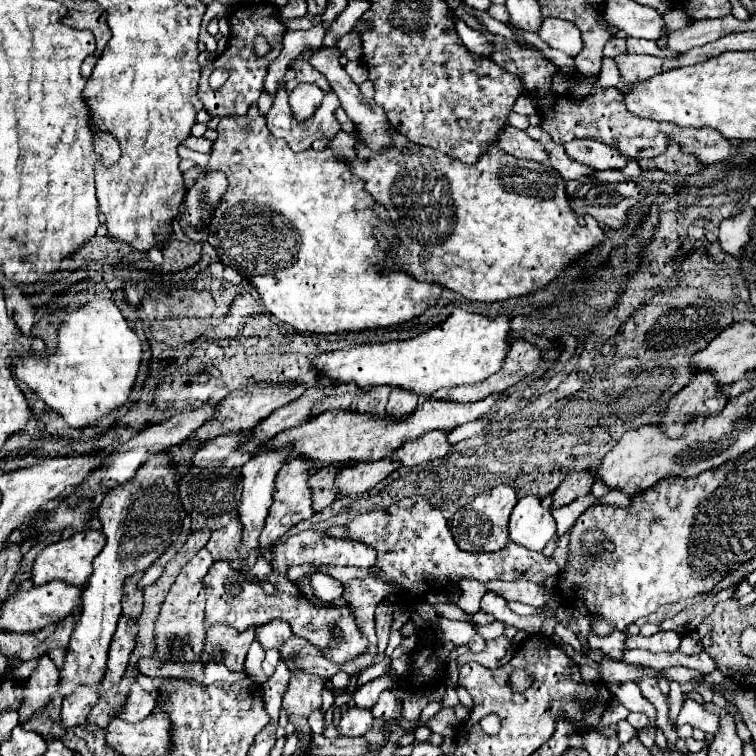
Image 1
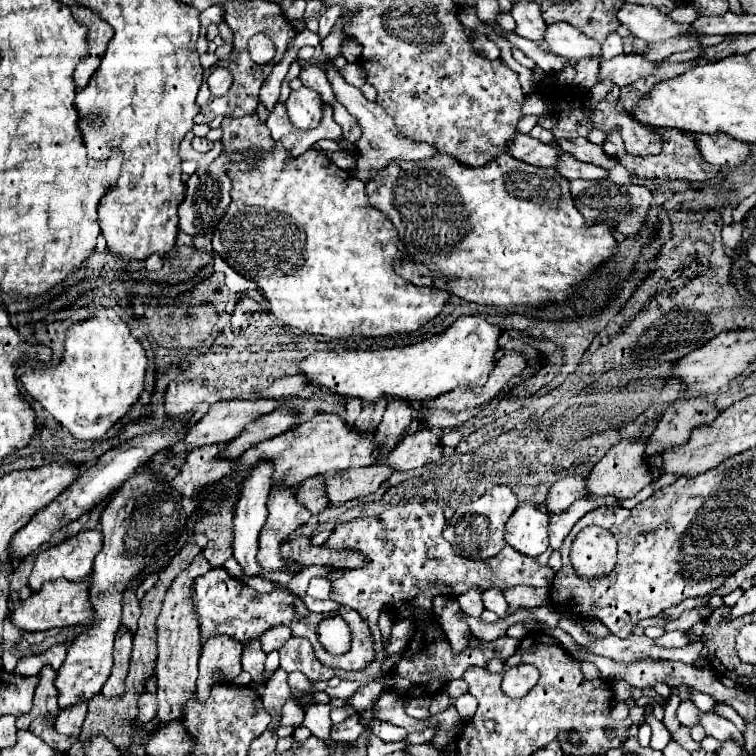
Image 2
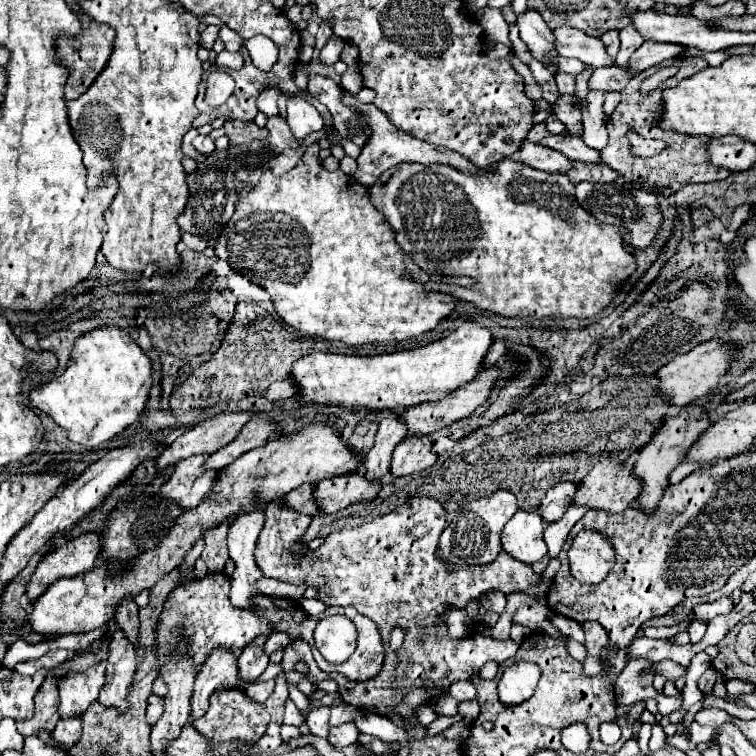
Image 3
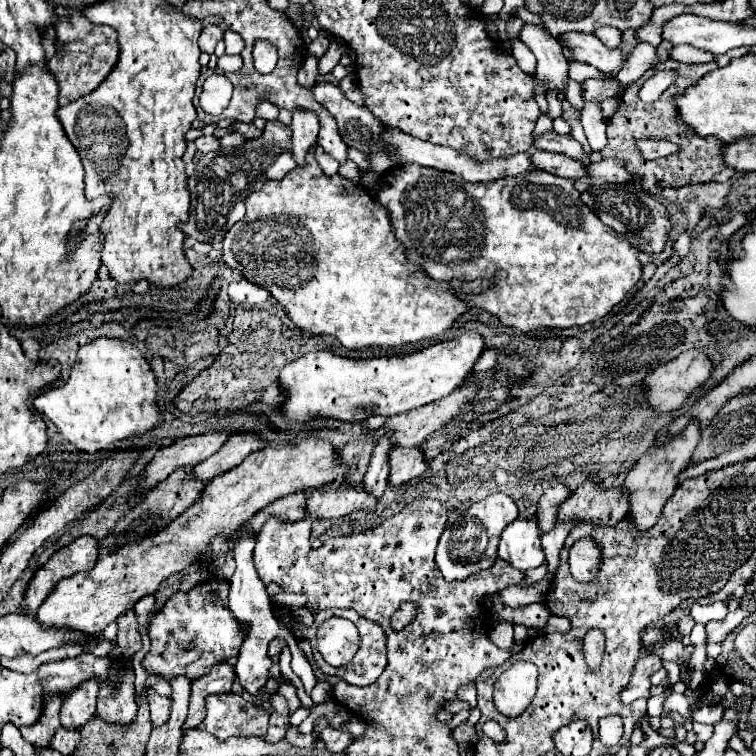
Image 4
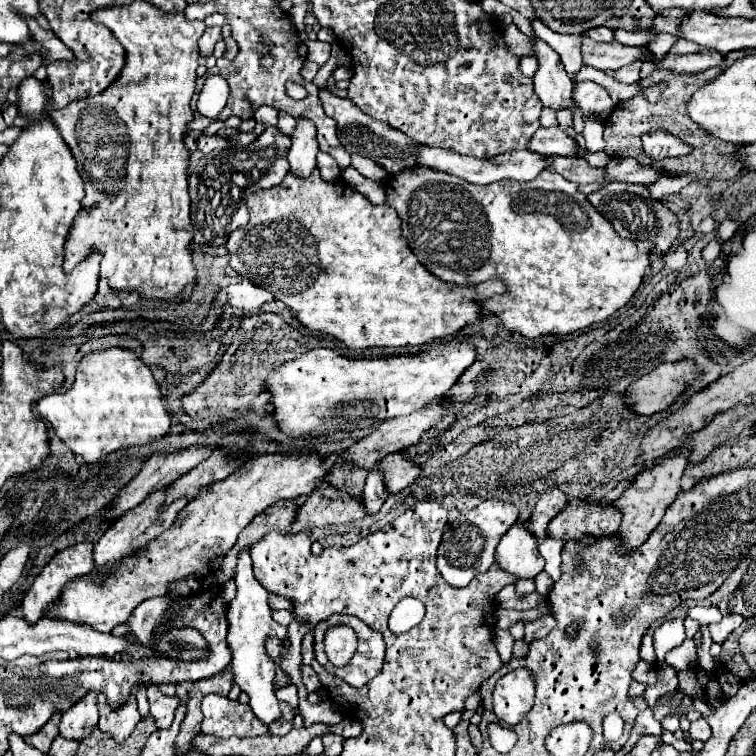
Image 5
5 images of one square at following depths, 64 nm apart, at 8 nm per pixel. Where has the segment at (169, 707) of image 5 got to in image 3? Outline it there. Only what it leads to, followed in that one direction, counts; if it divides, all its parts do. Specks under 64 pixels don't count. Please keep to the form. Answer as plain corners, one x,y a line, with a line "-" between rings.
148,696
148,706
146,706
146,720
148,724
154,724
162,714
162,698
160,696

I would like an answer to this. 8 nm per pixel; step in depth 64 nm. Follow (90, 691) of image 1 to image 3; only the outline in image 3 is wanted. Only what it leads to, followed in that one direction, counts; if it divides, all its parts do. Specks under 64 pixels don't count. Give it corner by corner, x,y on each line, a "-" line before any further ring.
72,716
72,720
60,718
54,732
52,732
54,740
66,748
76,744
80,740
80,734
82,734
82,716

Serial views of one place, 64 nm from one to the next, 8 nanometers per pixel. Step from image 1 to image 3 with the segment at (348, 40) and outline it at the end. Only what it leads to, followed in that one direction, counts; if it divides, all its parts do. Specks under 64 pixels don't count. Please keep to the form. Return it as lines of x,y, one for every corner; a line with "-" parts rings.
346,44
340,56
348,66
356,66
358,64
358,46
356,44

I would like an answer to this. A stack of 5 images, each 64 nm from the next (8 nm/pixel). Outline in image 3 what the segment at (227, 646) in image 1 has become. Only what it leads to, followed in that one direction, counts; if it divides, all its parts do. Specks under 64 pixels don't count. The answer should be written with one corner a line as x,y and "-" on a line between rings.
216,648
216,652
212,652
204,662
204,668
198,670
190,720
200,718
208,710
208,698
212,692
234,686
238,686
236,656
232,656
232,652
224,652
224,648

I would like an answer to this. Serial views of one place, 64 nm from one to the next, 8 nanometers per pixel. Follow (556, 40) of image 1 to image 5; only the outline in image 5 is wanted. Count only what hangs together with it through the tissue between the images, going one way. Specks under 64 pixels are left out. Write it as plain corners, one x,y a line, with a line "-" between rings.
580,36
582,40
582,60
588,66
594,66
598,70
618,70
626,64
632,64
638,58
652,58
650,50
644,48
632,48
624,46
620,42
596,42
590,36

